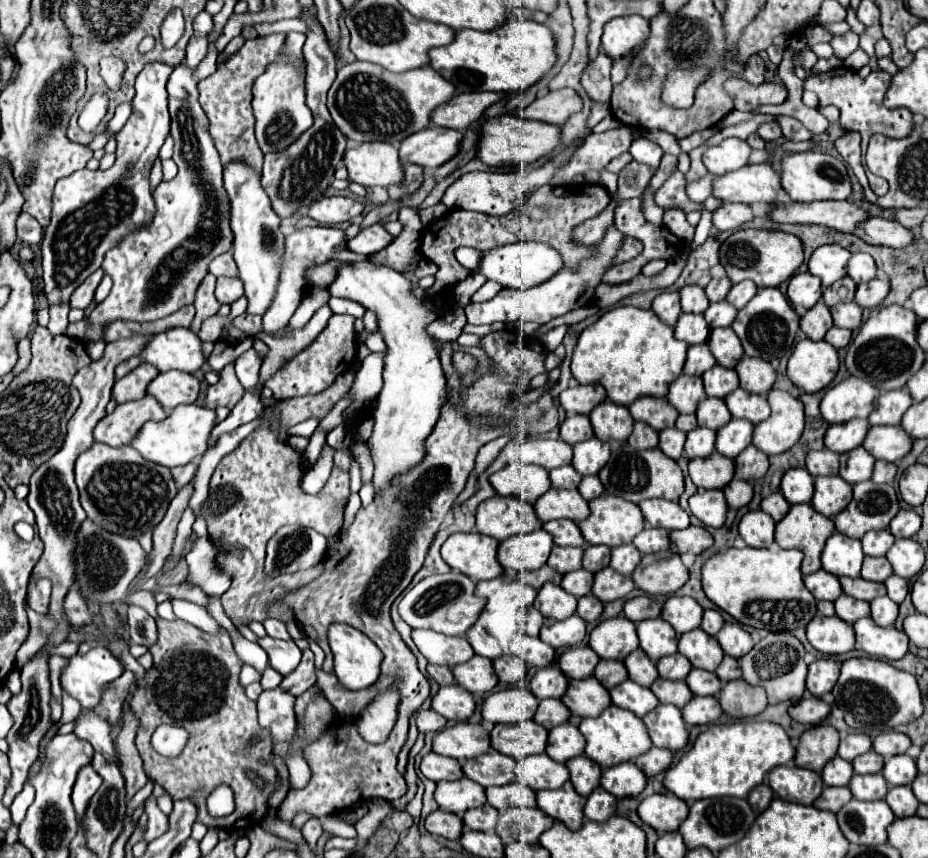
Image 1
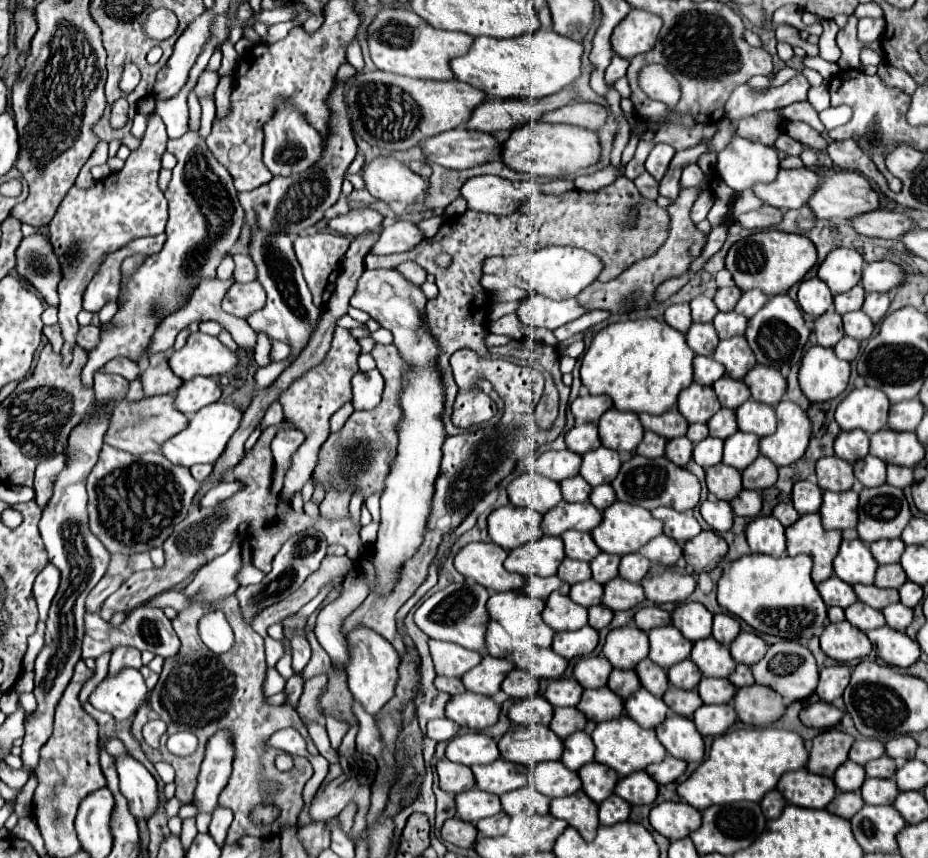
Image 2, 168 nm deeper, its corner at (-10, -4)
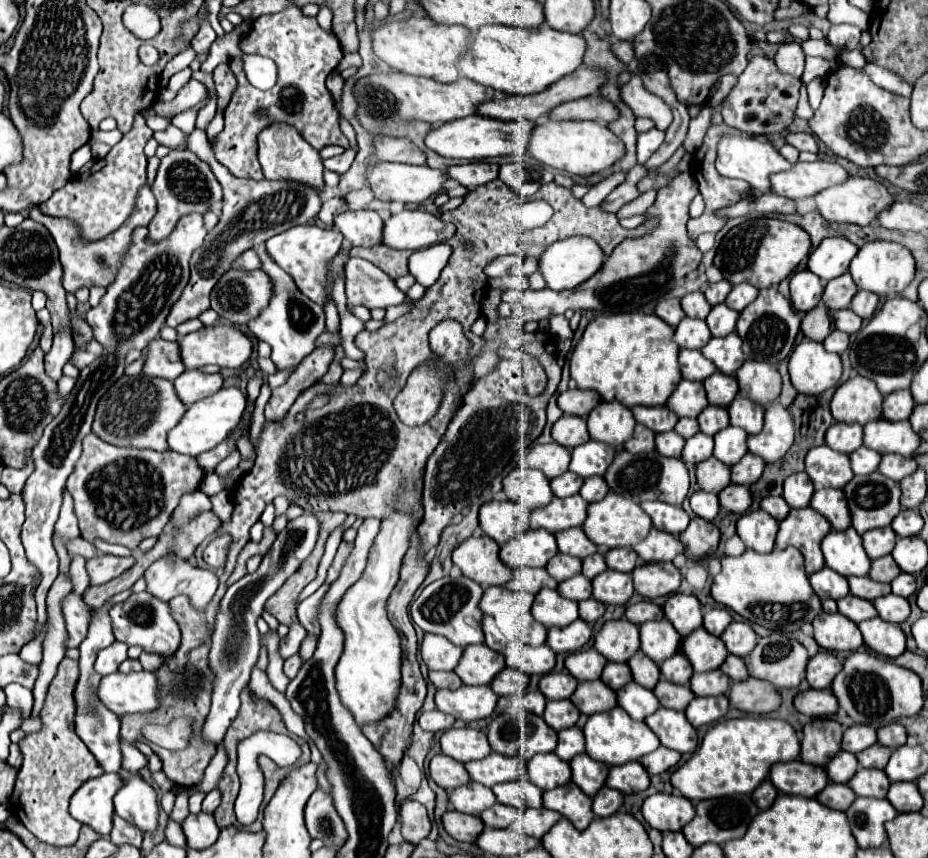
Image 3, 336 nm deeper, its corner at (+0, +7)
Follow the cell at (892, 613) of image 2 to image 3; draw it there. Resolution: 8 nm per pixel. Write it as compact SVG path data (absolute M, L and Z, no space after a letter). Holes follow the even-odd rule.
M888 594L888 596L880 596L874 600L874 606L878 610L878 616L886 622L894 622L900 624L908 618L910 614L910 604L906 598L896 596L896 594Z

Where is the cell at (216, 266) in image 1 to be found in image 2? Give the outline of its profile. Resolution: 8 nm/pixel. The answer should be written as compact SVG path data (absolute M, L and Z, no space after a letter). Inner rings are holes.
M234 255L234 263L236 263L234 279L238 283L250 283L256 279L256 265L250 259L250 255Z

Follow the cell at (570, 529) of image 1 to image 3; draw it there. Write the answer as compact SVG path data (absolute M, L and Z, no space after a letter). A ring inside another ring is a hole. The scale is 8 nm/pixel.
M568 528L568 530L560 530L556 532L556 542L558 542L558 550L576 558L584 558L588 554L594 554L598 548L588 540L588 536L584 534L582 528Z

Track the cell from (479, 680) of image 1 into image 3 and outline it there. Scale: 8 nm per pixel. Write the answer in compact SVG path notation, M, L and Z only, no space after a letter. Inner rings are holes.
M472 644L464 648L464 654L454 668L464 684L490 684L492 678L506 666L504 656L500 652L490 650L486 644Z

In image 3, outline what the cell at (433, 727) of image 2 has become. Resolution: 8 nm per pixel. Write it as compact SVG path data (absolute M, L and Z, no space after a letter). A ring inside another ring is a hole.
M432 710L432 712L422 712L418 718L418 724L422 726L422 730L428 730L428 732L444 732L452 728L454 718L448 714L442 714L440 710Z

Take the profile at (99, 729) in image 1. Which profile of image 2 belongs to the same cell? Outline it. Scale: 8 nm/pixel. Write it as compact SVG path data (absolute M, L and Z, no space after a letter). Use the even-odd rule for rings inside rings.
M116 757L116 765L120 775L120 791L128 801L130 813L136 819L148 821L160 805L156 779L134 757Z

